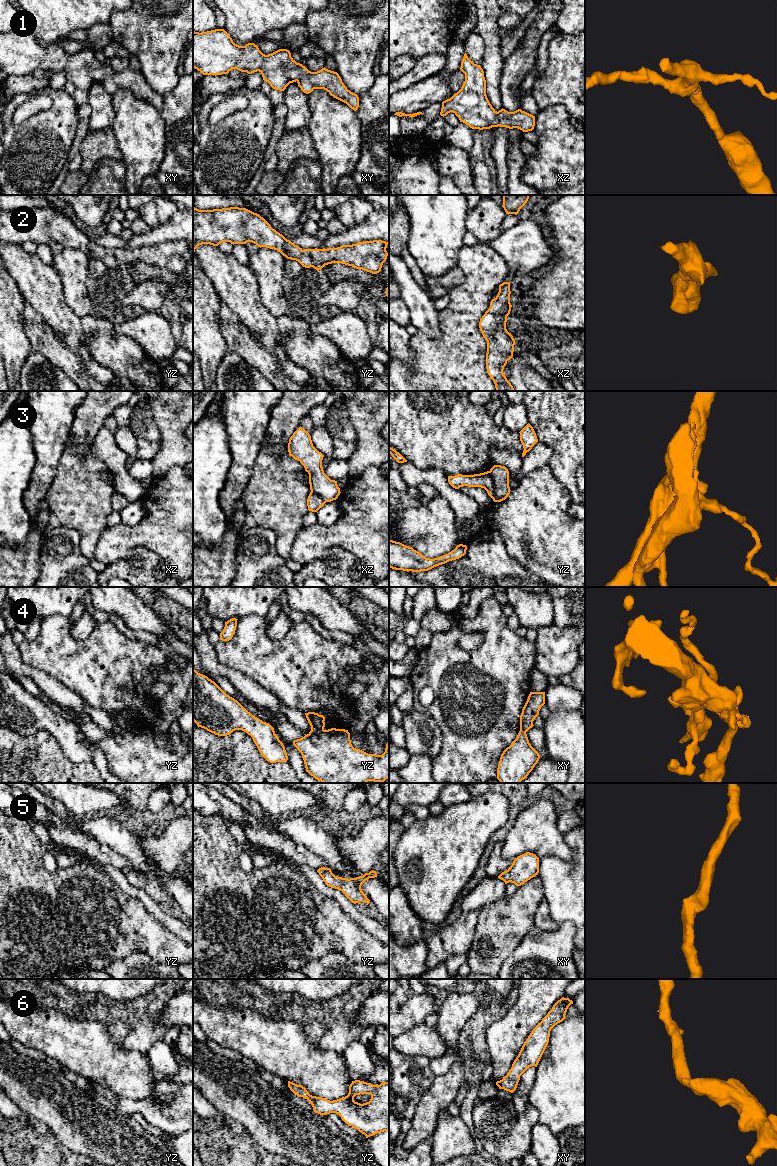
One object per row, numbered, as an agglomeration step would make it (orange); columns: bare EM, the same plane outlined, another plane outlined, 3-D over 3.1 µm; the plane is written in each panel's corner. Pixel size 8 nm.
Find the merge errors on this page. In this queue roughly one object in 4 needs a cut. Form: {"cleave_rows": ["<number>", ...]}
{"cleave_rows": ["3", "4"]}

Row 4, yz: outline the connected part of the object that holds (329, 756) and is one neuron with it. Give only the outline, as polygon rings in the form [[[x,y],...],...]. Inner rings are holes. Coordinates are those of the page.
[[[331,728],[317,734],[310,731],[294,740],[293,745],[301,753],[306,771],[322,783],[367,783],[389,780],[389,743],[382,755],[368,754],[352,746],[350,733],[345,729]]]

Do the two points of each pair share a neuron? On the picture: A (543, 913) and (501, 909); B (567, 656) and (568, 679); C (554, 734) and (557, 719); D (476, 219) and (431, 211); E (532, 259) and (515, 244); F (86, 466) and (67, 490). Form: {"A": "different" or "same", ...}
{"A": "different", "B": "different", "C": "same", "D": "different", "E": "same", "F": "same"}

